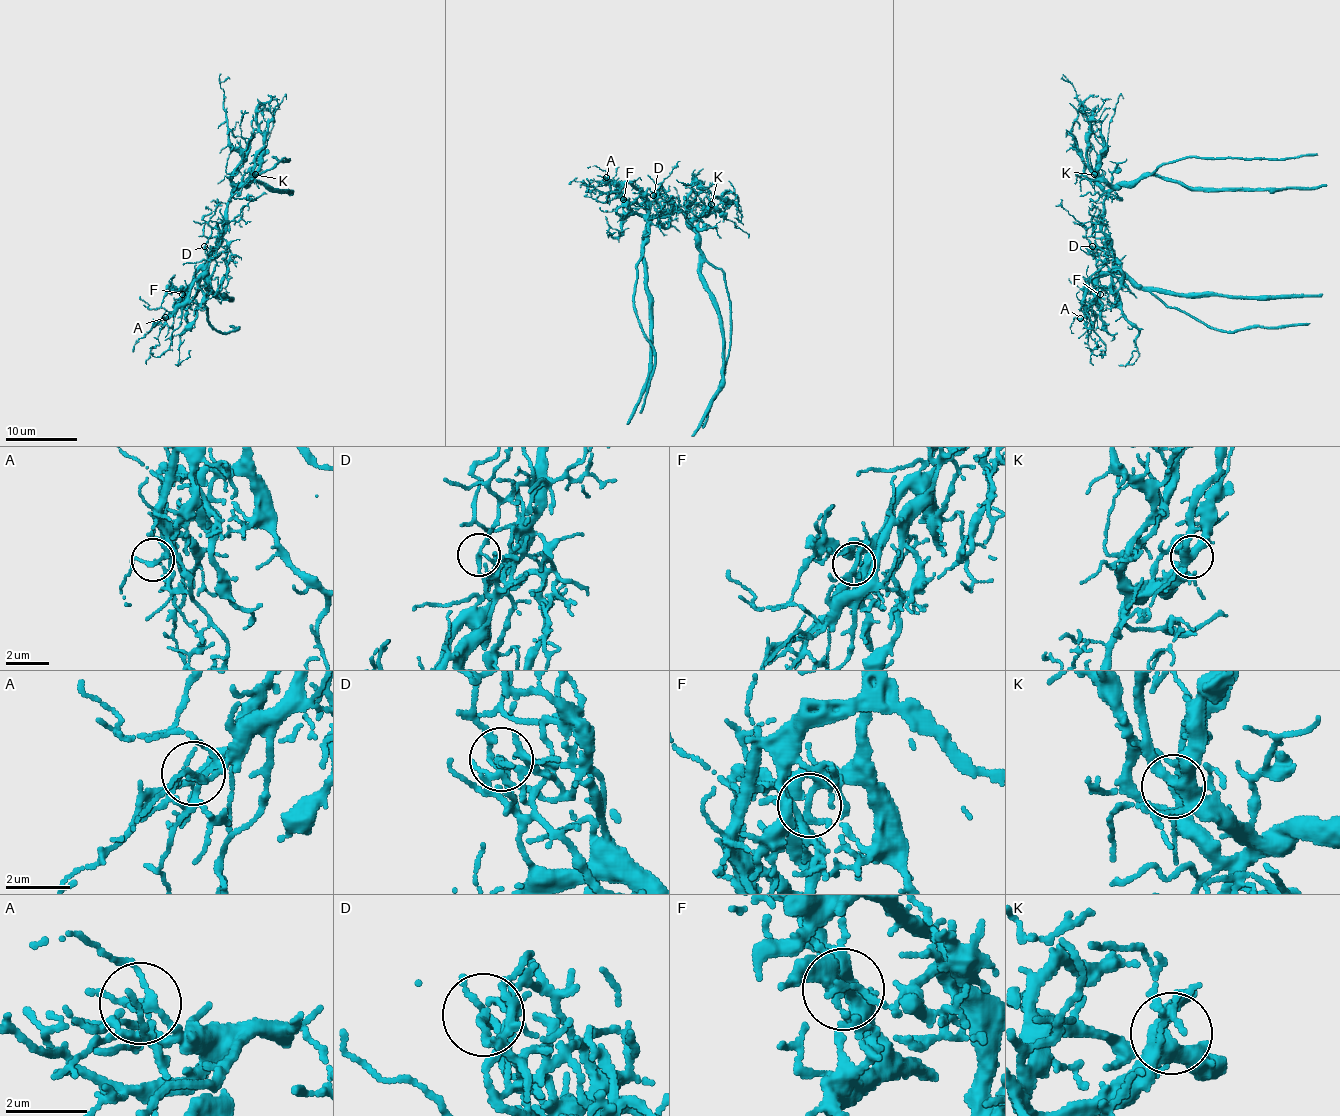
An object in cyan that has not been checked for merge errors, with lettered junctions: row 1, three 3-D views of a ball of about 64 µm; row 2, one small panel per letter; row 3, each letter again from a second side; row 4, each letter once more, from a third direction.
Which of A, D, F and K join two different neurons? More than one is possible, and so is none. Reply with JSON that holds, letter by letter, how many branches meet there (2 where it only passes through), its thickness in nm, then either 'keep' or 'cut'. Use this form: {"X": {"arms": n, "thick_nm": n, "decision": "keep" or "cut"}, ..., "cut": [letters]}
{"A": {"arms": 3, "thick_nm": 130, "decision": "keep"}, "D": {"arms": 3, "thick_nm": 130, "decision": "cut"}, "F": {"arms": 4, "thick_nm": 220, "decision": "keep"}, "K": {"arms": 4, "thick_nm": 360, "decision": "keep"}, "cut": ["D"]}

